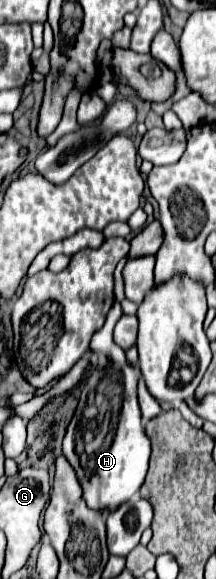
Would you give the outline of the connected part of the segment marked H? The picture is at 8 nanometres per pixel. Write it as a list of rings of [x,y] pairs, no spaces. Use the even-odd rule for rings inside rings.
[[[108,341],[108,345],[102,343],[100,357],[96,353],[96,357],[92,359],[92,365],[82,383],[82,393],[78,399],[76,413],[64,435],[64,457],[68,459],[68,463],[72,463],[80,479],[84,501],[88,503],[88,507],[96,511],[114,511],[116,507],[120,507],[120,503],[130,501],[142,487],[146,471],[148,471],[150,441],[144,435],[144,427],[140,425],[140,407],[136,401],[136,379],[138,379],[138,373],[134,367],[126,363],[124,351],[112,341]],[[102,429],[114,429],[114,439],[102,439]]]

